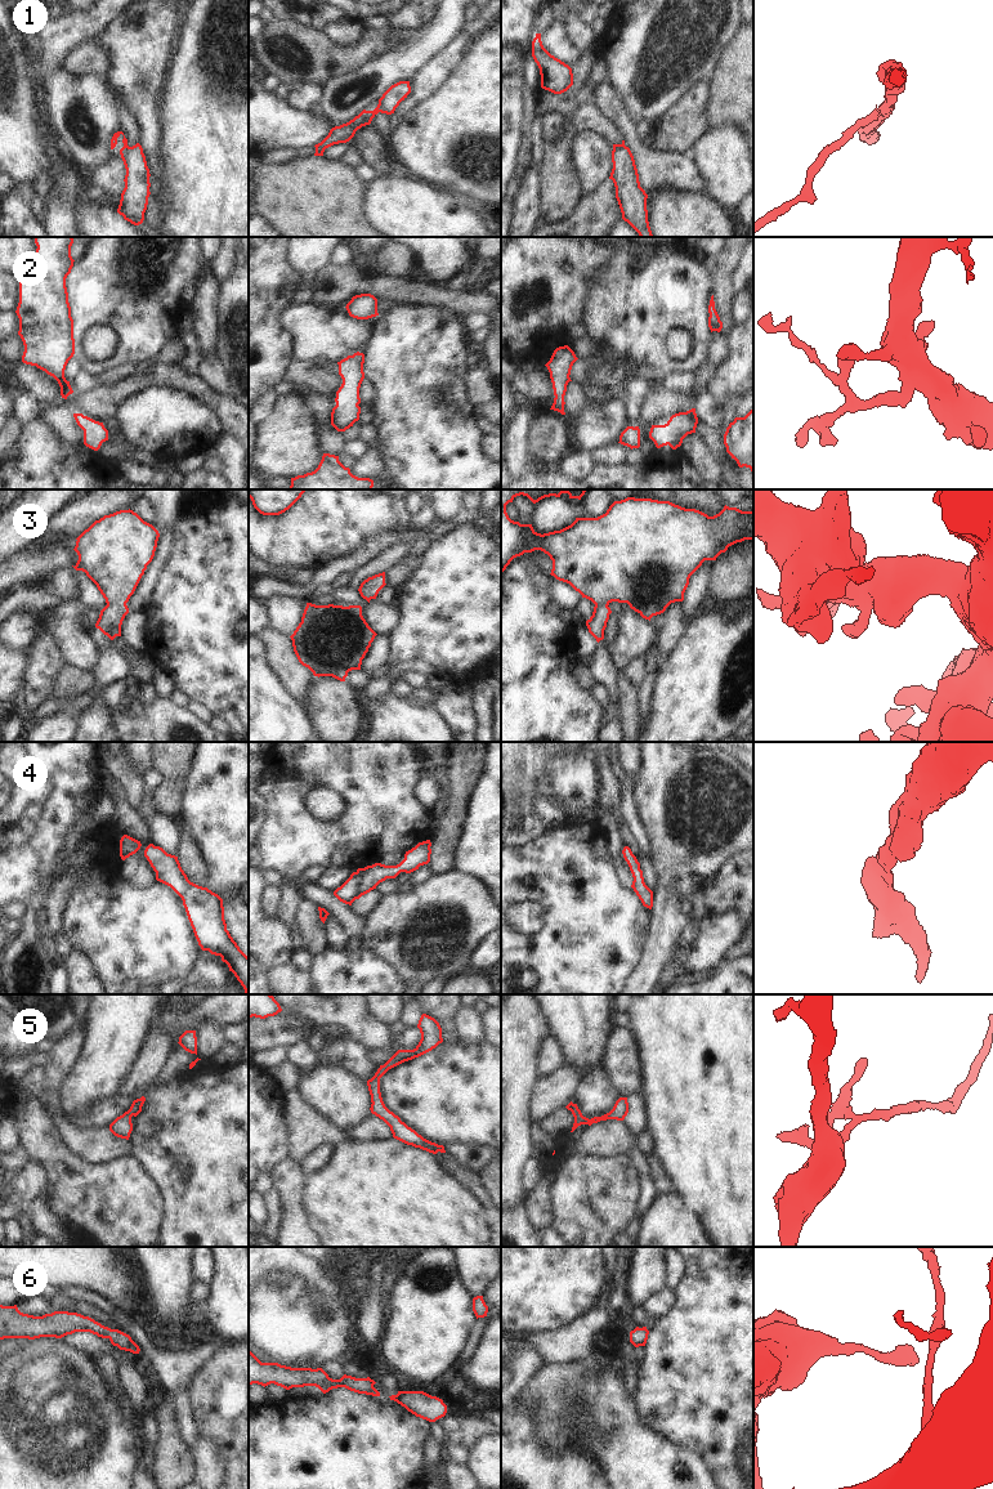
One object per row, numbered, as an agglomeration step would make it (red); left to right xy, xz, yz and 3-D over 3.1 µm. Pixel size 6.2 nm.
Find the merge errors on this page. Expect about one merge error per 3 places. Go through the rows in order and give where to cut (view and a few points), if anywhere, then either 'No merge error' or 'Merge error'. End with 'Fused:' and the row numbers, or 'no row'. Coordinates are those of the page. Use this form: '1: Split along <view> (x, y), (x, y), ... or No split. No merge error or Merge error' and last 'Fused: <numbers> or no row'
1: Split along xy (129, 147), (121, 155). Merge error
2: No split. No merge error
3: No split. No merge error
4: No split. No merge error
5: No split. No merge error
6: No split. No merge error
Fused: 1

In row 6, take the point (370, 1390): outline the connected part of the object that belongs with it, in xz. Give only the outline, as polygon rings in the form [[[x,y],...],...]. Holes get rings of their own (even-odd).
[[[249,1350],[249,1386],[252,1383],[264,1387],[274,1383],[286,1390],[292,1387],[316,1386],[323,1394],[332,1389],[345,1387],[358,1394],[380,1396],[380,1392],[374,1387],[376,1382],[370,1377],[355,1378],[344,1374],[340,1380],[332,1380],[322,1368],[291,1368],[278,1363],[261,1363]]]

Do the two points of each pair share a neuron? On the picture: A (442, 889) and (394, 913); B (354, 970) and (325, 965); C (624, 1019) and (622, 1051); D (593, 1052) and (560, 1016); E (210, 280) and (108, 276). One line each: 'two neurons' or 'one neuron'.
A: one neuron
B: one neuron
C: two neurons
D: one neuron
E: two neurons

